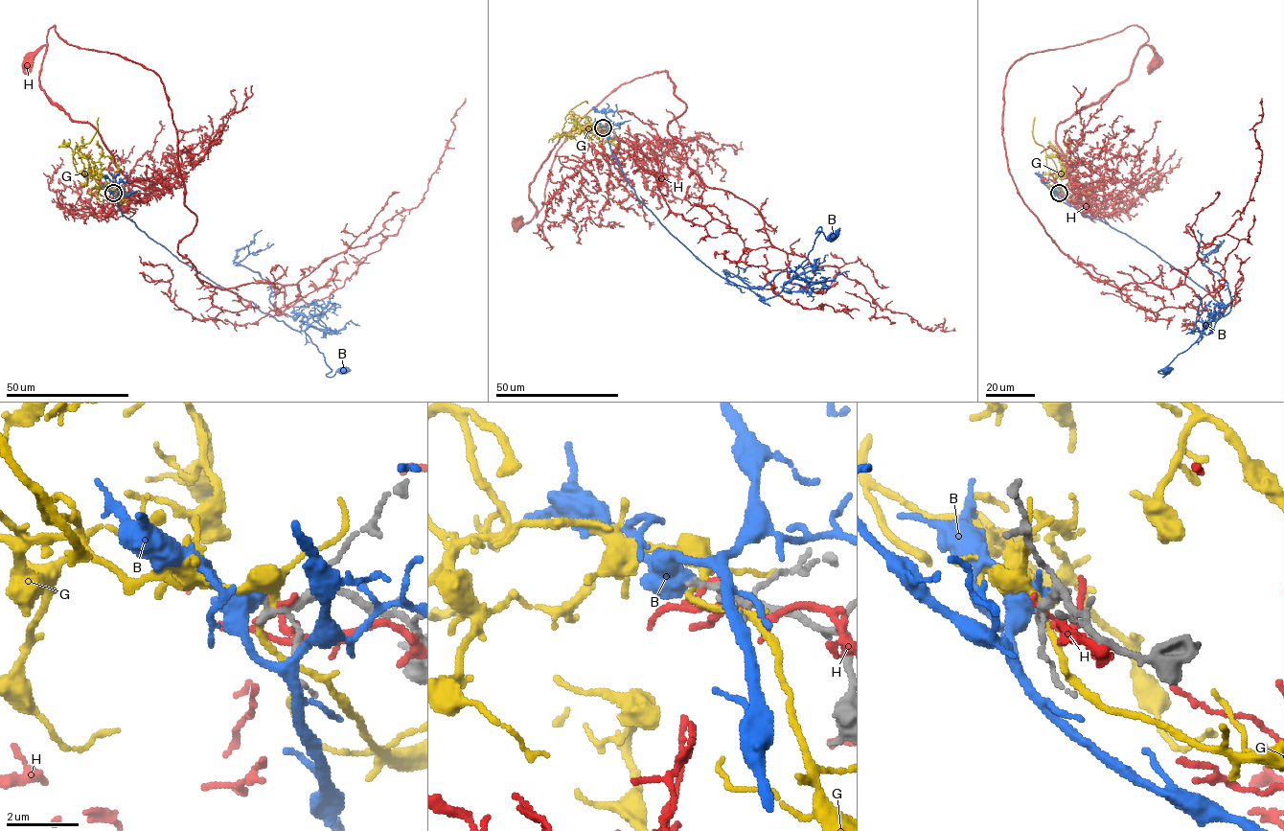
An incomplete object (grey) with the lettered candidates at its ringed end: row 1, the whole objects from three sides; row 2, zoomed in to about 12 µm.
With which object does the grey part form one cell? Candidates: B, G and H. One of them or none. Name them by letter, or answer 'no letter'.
no letter

